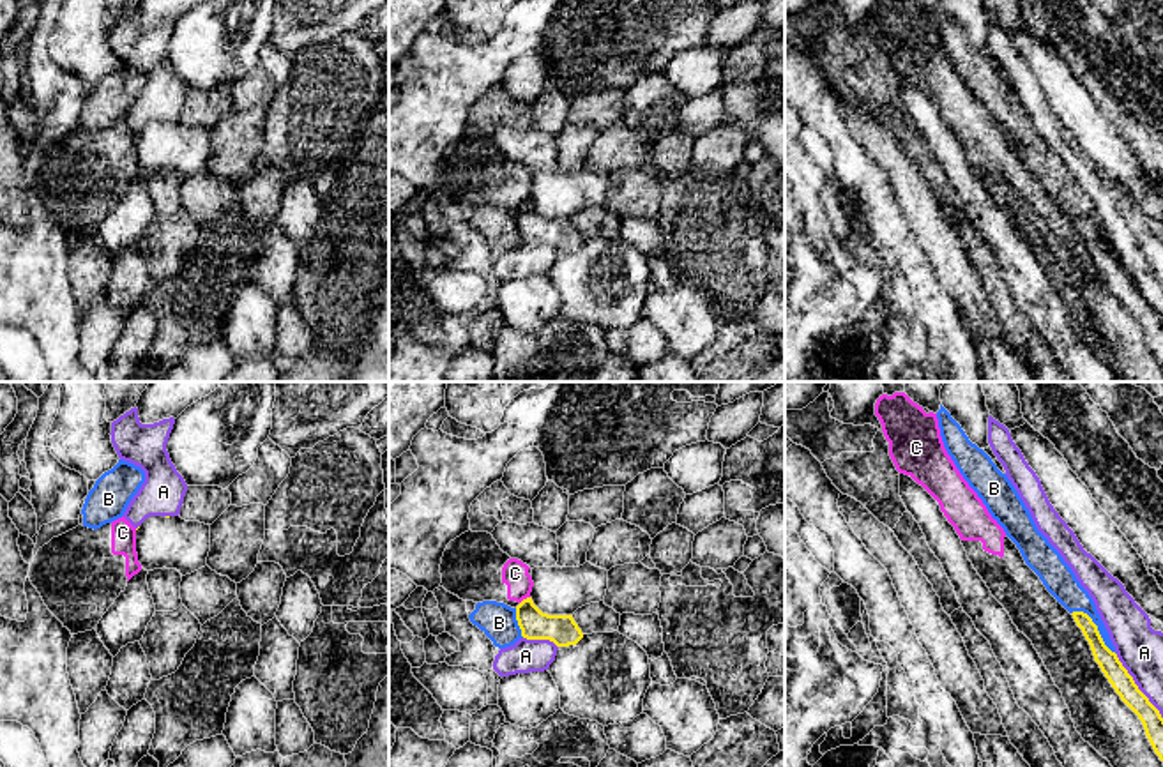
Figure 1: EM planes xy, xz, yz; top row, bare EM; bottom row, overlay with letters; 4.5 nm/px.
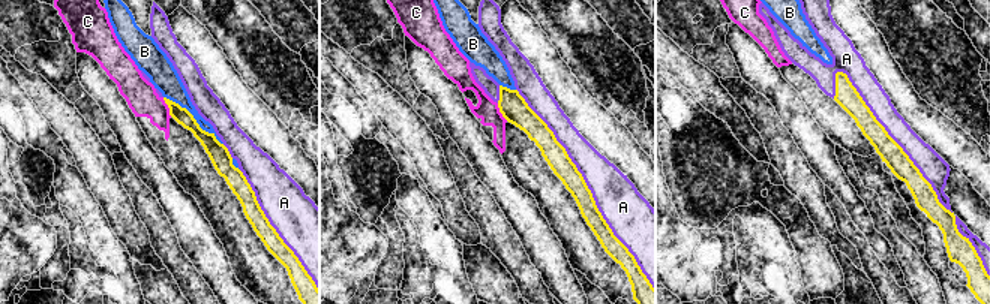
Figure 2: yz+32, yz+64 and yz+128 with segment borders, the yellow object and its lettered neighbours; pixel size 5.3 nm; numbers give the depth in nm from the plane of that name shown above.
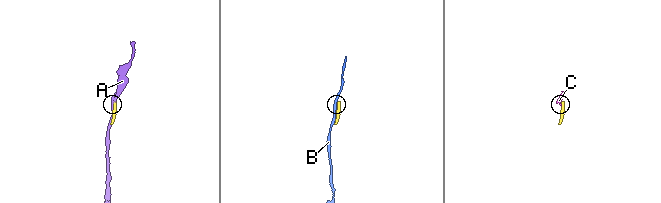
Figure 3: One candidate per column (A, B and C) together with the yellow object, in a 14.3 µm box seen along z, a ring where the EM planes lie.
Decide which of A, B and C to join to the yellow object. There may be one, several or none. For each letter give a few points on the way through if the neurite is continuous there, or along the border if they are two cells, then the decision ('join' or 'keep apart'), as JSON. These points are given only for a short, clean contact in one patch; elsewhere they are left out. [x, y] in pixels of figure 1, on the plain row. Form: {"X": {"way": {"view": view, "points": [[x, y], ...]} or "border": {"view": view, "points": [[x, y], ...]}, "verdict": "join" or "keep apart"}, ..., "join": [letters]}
{"A": {"verdict": "keep apart"}, "B": {"verdict": "keep apart"}, "C": {"border": {"view": "xz", "points": [[529, 200], [520, 207]]}, "verdict": "keep apart"}, "join": []}

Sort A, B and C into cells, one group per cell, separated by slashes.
A / B / C

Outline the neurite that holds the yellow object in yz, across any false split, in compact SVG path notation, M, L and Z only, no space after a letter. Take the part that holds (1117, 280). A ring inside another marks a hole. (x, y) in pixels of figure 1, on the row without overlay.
M1073 216L1071 219L1089 246L1094 265L1099 269L1121 304L1138 320L1154 357L1163 366L1163 322L1159 315L1138 293L1117 258L1105 249L1092 223L1083 216Z

